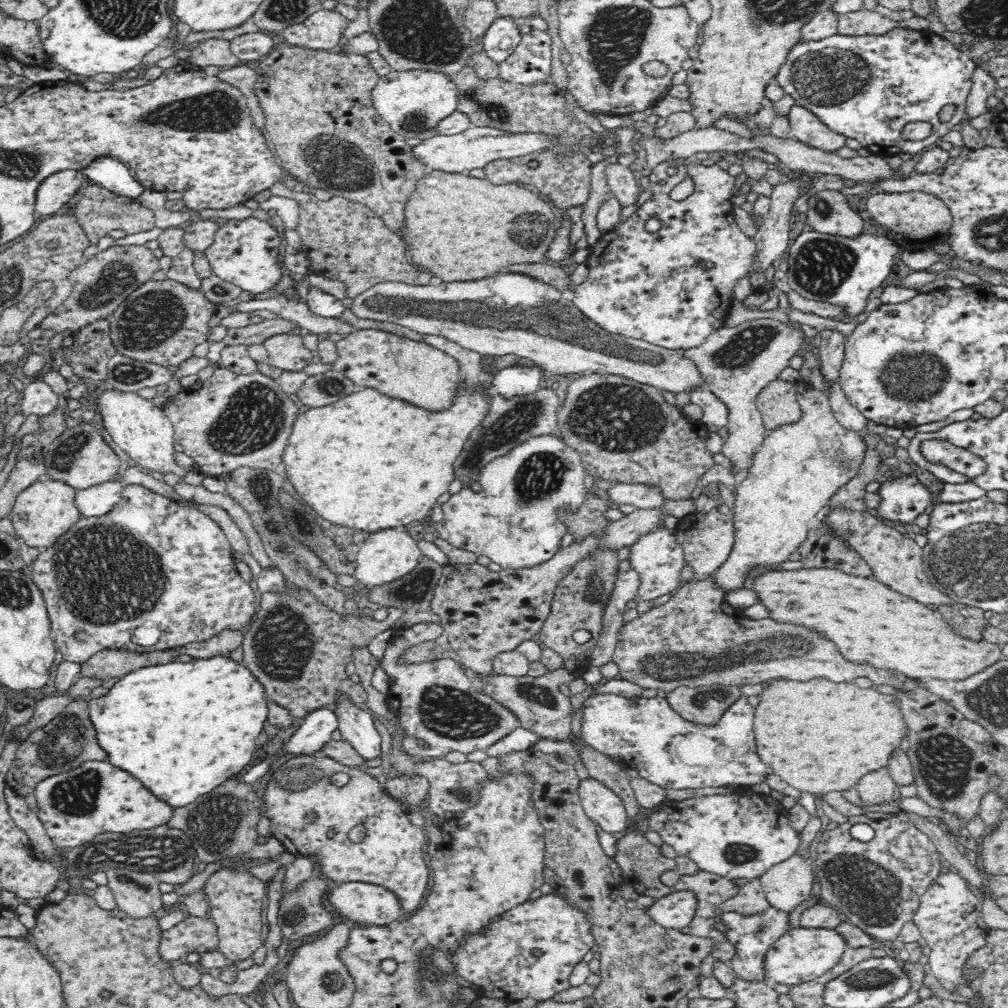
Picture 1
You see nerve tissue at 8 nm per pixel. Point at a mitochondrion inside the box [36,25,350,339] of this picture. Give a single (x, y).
(216, 111)

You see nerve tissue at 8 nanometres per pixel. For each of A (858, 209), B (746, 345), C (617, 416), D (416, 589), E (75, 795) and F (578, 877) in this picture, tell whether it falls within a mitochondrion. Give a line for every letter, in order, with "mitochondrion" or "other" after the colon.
A: other
B: mitochondrion
C: mitochondrion
D: mitochondrion
E: mitochondrion
F: other

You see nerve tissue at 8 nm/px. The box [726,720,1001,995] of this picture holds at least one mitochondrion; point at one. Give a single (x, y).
(866, 890)

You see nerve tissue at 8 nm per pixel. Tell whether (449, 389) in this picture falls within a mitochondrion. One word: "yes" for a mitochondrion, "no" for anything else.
no

